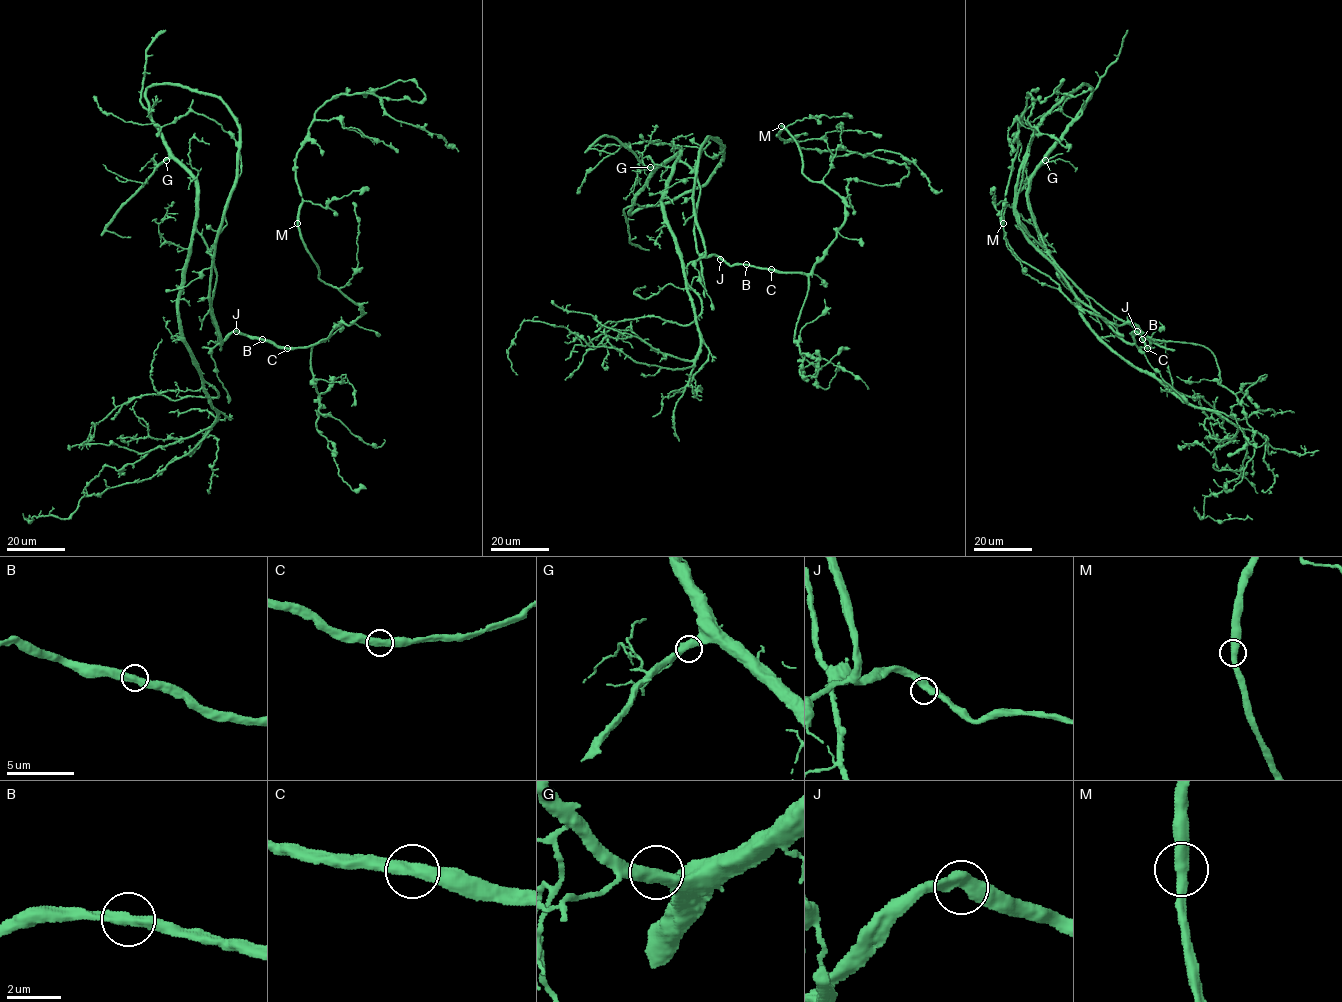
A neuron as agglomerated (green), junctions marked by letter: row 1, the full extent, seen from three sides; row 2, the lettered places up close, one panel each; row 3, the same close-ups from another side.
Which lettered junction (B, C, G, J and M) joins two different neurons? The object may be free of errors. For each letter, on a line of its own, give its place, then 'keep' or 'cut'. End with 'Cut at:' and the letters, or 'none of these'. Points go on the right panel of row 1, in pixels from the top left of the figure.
B: at (1142, 339); keep
C: at (1147, 348); keep
G: at (1045, 160); keep
J: at (1137, 331); keep
M: at (1003, 223); keep
Cut at: none of these

